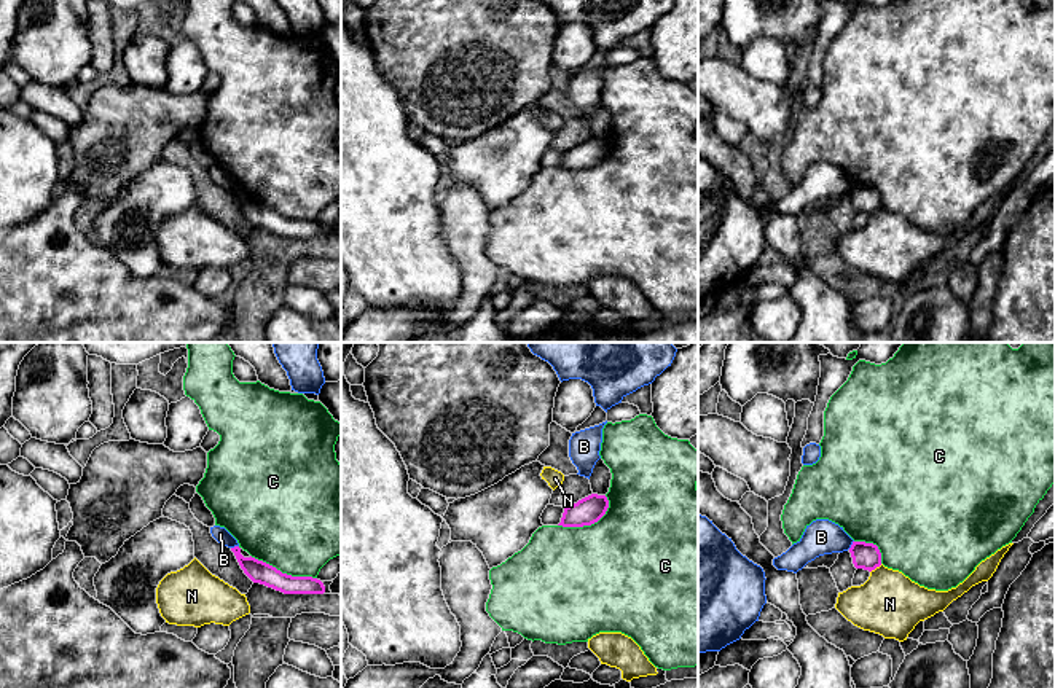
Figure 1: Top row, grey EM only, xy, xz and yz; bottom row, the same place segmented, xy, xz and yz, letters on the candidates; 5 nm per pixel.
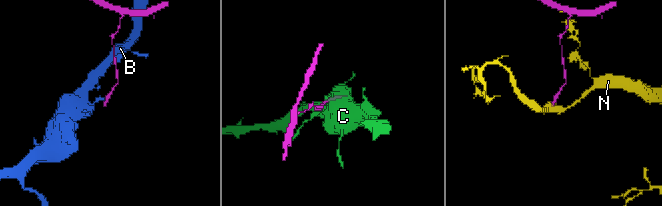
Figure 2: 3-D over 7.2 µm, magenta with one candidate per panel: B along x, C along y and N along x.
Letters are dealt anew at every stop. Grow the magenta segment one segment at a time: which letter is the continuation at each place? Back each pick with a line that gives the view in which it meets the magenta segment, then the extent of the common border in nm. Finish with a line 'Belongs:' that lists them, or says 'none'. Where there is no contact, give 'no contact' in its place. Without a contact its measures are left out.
Belongs: none

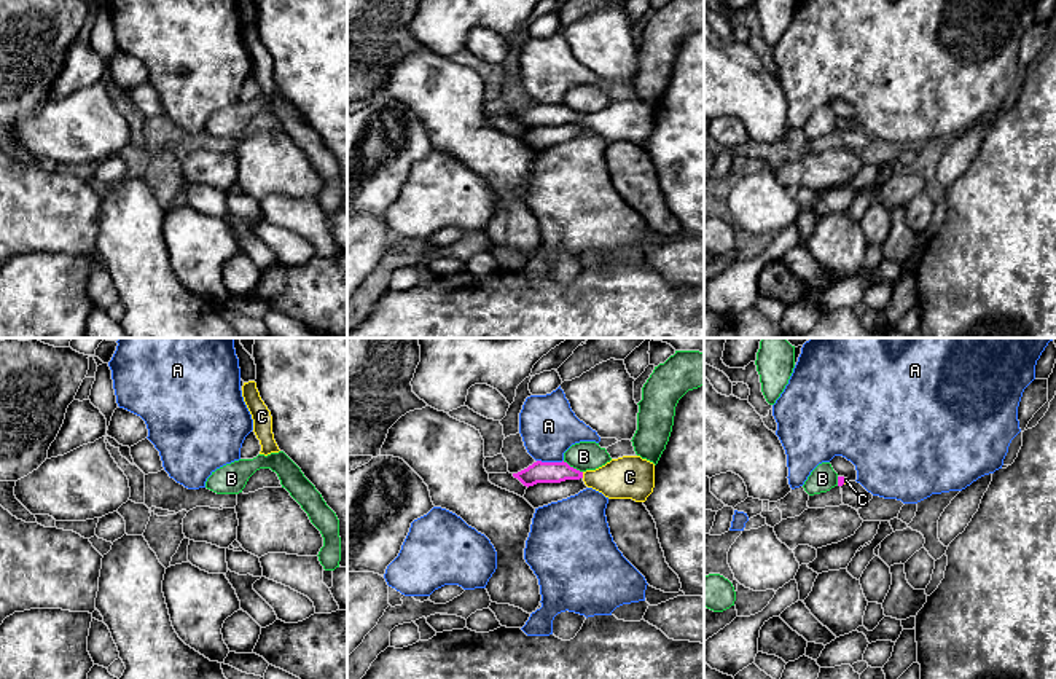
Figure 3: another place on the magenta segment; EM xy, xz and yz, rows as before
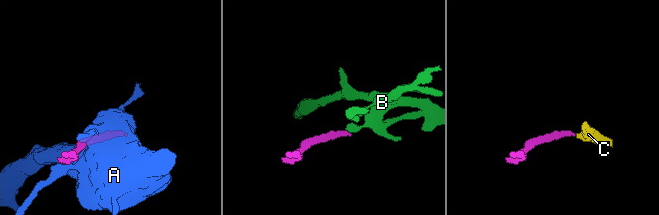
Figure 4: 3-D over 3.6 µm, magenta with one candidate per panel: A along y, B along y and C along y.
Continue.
C: xz | 30 nm
Belongs: C

